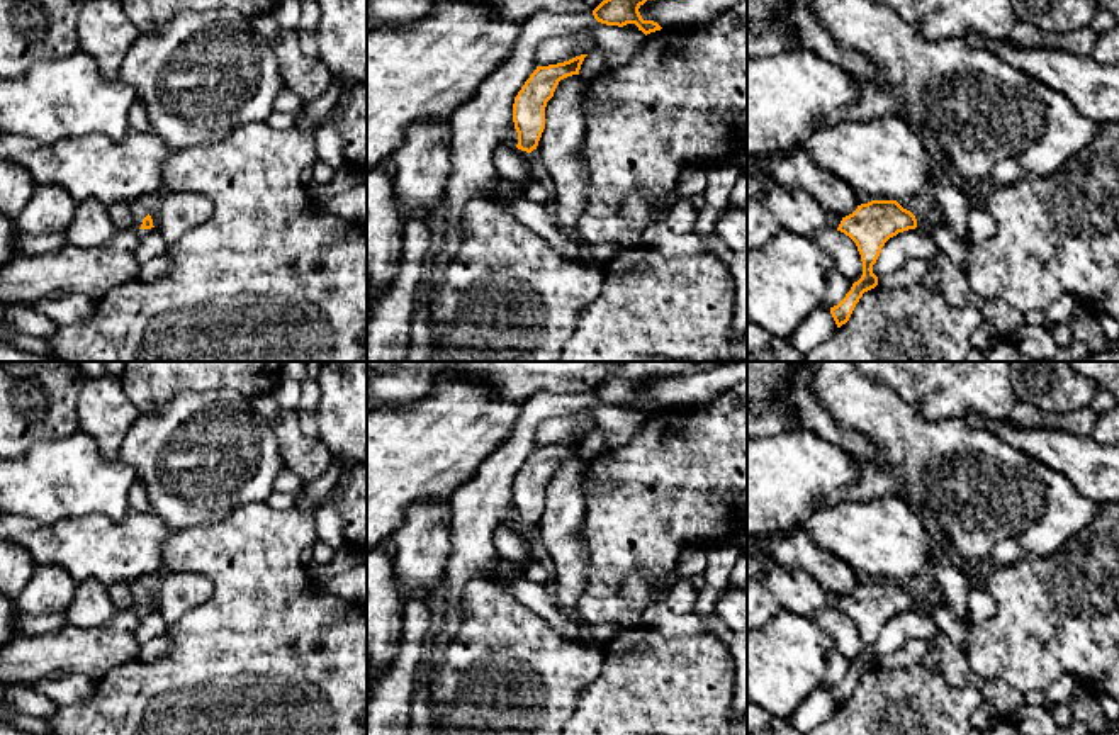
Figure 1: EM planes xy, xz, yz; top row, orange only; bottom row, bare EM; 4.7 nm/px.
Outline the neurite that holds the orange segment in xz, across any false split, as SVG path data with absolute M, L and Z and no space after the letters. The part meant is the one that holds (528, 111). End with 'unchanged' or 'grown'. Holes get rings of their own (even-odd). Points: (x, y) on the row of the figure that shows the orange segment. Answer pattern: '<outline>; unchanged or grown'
M581 54L564 63L537 66L515 97L513 122L518 132L516 148L525 168L535 168L530 153L537 149L545 129L547 102L554 97L560 80L579 75L586 56Z; grown

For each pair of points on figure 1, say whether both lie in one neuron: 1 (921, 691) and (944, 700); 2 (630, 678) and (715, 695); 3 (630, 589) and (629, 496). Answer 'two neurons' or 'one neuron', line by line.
1: one neuron
2: one neuron
3: two neurons

